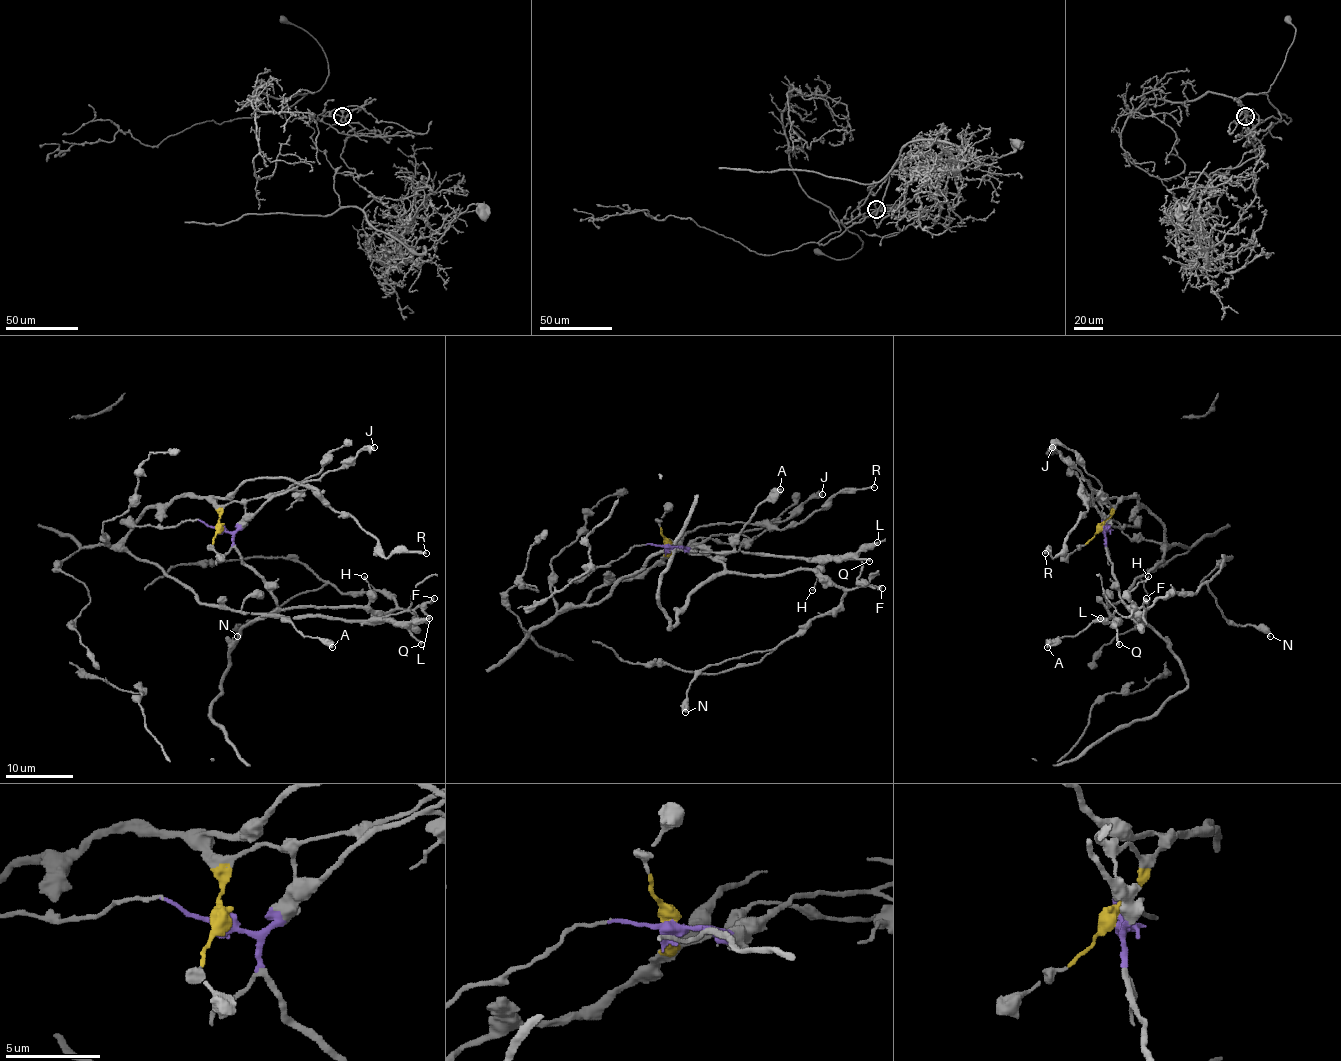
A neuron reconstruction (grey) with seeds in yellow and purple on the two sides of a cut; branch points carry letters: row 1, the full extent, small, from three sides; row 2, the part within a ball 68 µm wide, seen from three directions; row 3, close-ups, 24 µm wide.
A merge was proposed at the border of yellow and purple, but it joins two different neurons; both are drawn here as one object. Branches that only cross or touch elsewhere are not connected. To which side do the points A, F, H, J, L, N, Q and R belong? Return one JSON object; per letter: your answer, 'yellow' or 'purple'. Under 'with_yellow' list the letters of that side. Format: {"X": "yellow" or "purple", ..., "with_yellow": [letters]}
{"A": "yellow", "F": "purple", "H": "purple", "J": "purple", "L": "yellow", "N": "purple", "Q": "yellow", "R": "yellow", "with_yellow": ["A", "L", "Q", "R"]}

